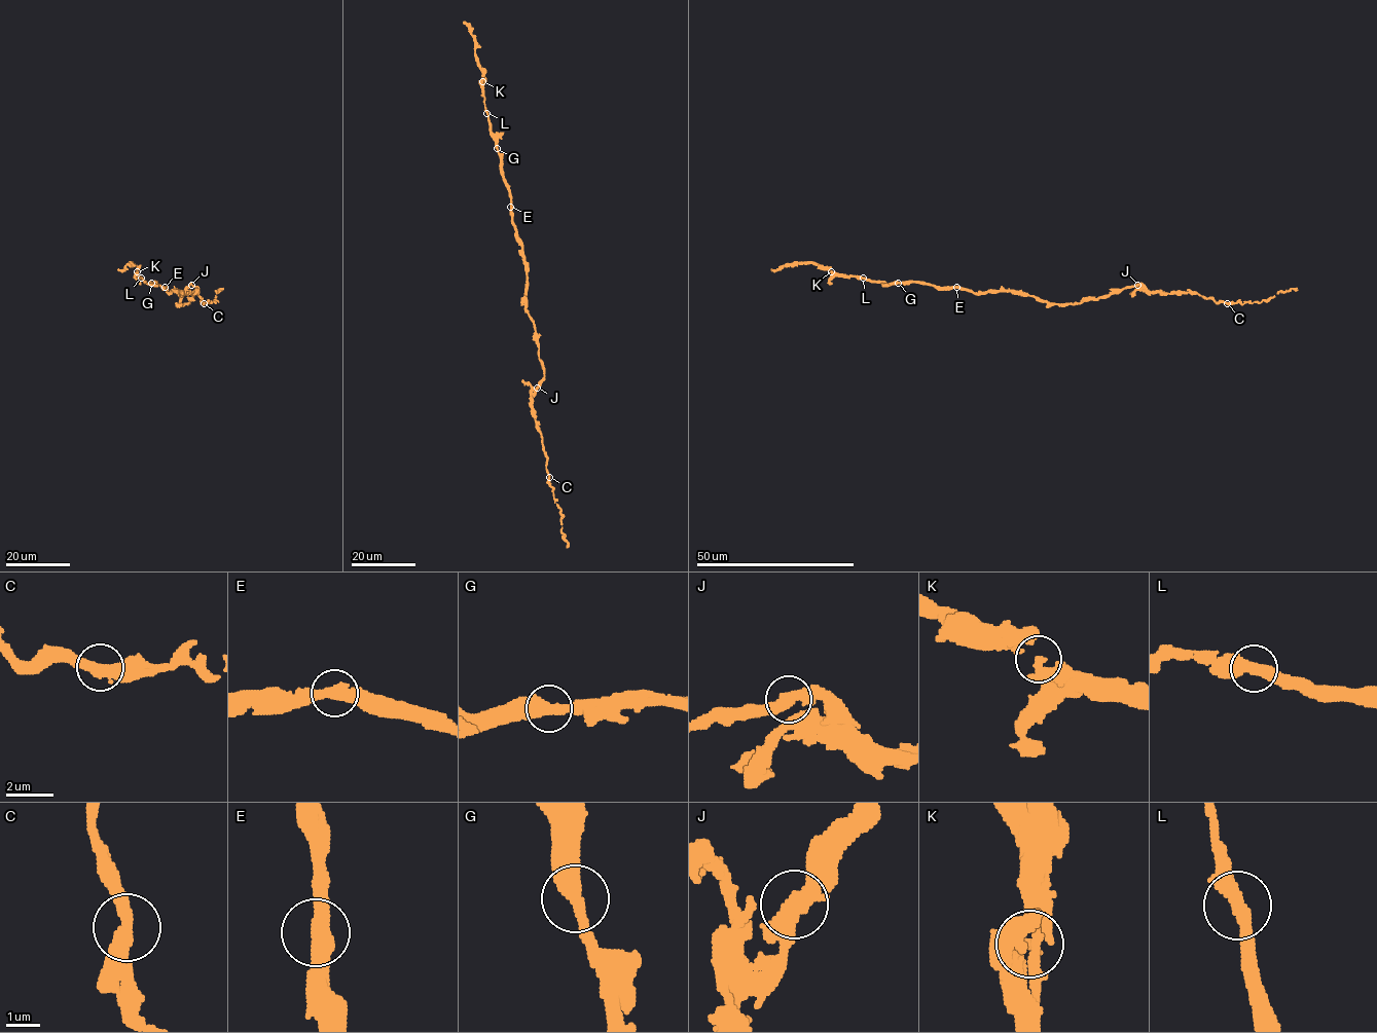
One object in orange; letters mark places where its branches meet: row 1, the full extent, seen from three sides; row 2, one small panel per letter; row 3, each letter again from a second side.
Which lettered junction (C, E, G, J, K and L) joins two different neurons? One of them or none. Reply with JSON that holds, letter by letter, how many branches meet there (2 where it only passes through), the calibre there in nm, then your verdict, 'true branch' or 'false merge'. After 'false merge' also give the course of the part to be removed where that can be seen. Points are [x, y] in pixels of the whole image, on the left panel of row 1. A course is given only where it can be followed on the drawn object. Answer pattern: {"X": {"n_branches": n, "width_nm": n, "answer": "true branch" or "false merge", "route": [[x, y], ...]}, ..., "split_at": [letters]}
{"C": {"n_branches": 2, "width_nm": 440, "answer": "true branch"}, "E": {"n_branches": 2, "width_nm": 440, "answer": "true branch"}, "G": {"n_branches": 2, "width_nm": 440, "answer": "true branch"}, "J": {"n_branches": 2, "width_nm": 420, "answer": "true branch"}, "K": {"n_branches": 2, "width_nm": 280, "answer": "true branch"}, "L": {"n_branches": 2, "width_nm": 420, "answer": "true branch"}, "split_at": []}

